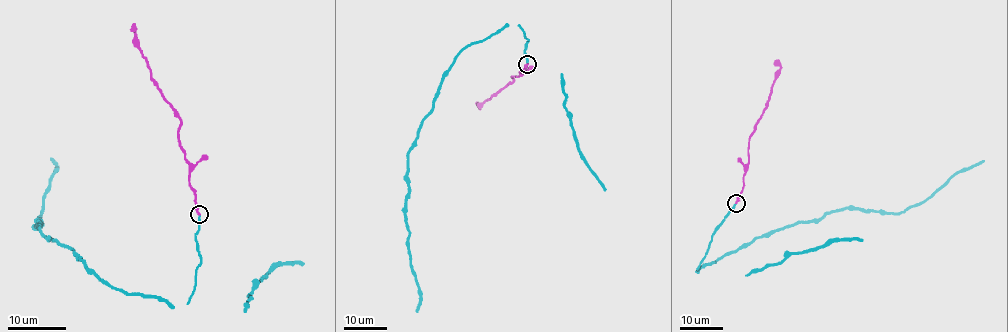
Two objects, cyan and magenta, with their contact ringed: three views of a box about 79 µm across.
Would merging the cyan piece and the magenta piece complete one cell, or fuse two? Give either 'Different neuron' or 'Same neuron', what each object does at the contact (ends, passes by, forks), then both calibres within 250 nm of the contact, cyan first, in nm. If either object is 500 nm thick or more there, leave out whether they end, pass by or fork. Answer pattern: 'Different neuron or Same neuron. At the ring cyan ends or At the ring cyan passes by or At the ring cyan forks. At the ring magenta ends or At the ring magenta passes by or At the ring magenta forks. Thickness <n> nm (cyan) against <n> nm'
Same neuron. At the ring cyan ends. At the ring magenta ends. Thickness 140 nm (cyan) against 220 nm

